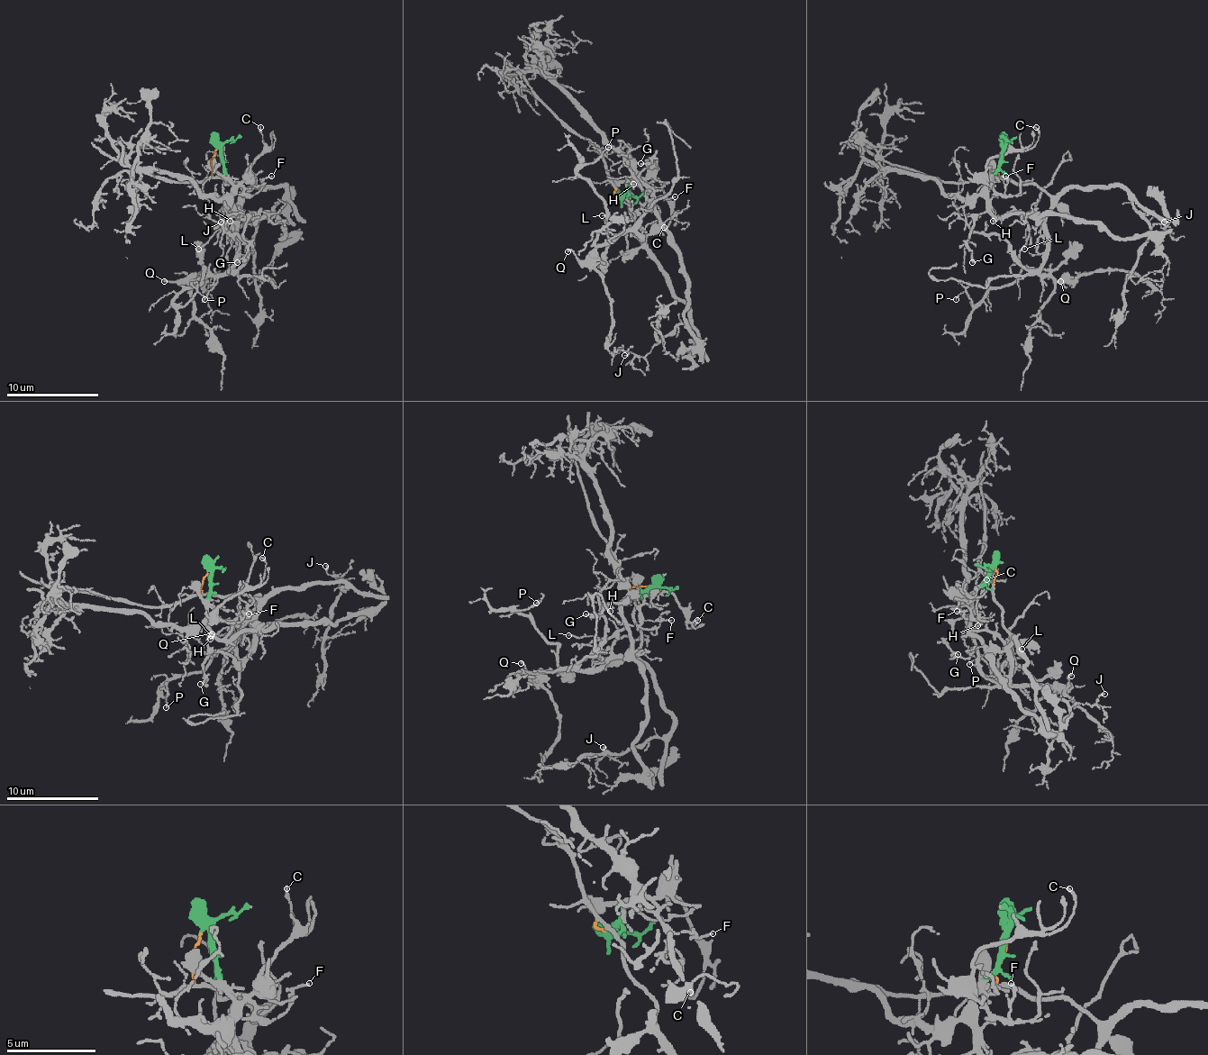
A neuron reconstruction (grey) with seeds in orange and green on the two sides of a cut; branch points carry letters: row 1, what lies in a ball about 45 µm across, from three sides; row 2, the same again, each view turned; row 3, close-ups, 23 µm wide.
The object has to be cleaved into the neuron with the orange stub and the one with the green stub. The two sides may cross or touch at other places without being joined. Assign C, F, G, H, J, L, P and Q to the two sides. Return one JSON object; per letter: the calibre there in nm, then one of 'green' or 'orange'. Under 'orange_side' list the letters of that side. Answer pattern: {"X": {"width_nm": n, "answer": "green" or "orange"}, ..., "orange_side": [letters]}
{"C": {"width_nm": 140, "answer": "green"}, "F": {"width_nm": 110, "answer": "green"}, "G": {"width_nm": 160, "answer": "green"}, "H": {"width_nm": 160, "answer": "green"}, "J": {"width_nm": 140, "answer": "orange"}, "L": {"width_nm": 120, "answer": "green"}, "P": {"width_nm": 100, "answer": "orange"}, "Q": {"width_nm": 160, "answer": "orange"}, "orange_side": ["J", "P", "Q"]}

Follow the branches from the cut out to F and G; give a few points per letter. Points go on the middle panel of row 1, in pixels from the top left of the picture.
F: (620, 196), (627, 186), (641, 180), (655, 196), (668, 198), (676, 196)
G: (620, 196), (650, 164), (650, 157), (641, 164)

